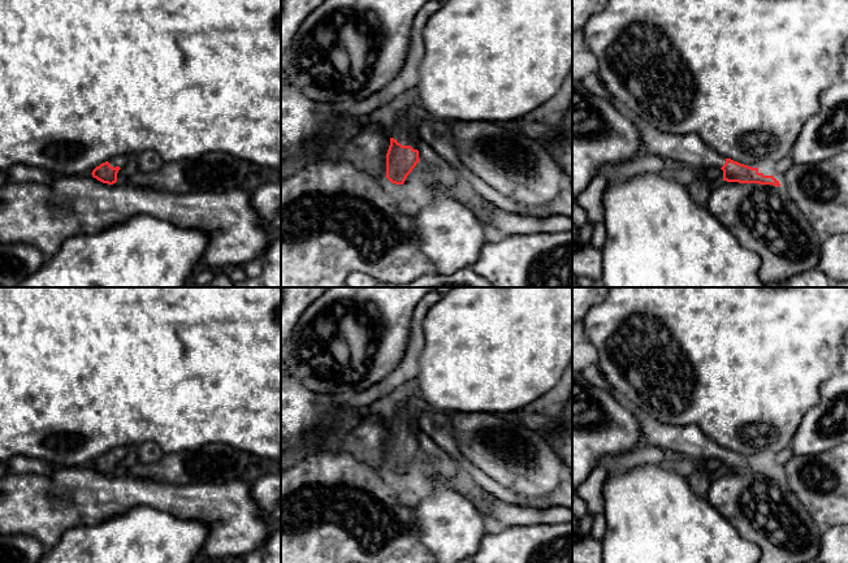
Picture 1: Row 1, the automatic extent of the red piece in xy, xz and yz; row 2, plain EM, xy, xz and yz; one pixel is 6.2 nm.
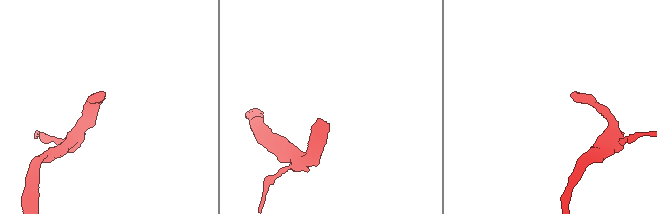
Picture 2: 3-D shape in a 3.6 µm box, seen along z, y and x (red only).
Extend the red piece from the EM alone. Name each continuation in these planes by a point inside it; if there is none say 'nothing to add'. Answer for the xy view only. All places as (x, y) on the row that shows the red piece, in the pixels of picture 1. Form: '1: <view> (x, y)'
1: xy (121, 160)

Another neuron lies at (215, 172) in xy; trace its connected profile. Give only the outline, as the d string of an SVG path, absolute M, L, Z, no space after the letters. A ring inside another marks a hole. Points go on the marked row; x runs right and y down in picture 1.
M209 152L194 160L164 163L159 170L138 173L126 182L177 194L224 192L252 189L254 165L229 153Z

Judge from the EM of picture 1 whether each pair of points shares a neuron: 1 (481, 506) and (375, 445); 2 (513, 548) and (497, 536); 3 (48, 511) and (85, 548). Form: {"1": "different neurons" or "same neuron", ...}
{"1": "same neuron", "2": "same neuron", "3": "different neurons"}

